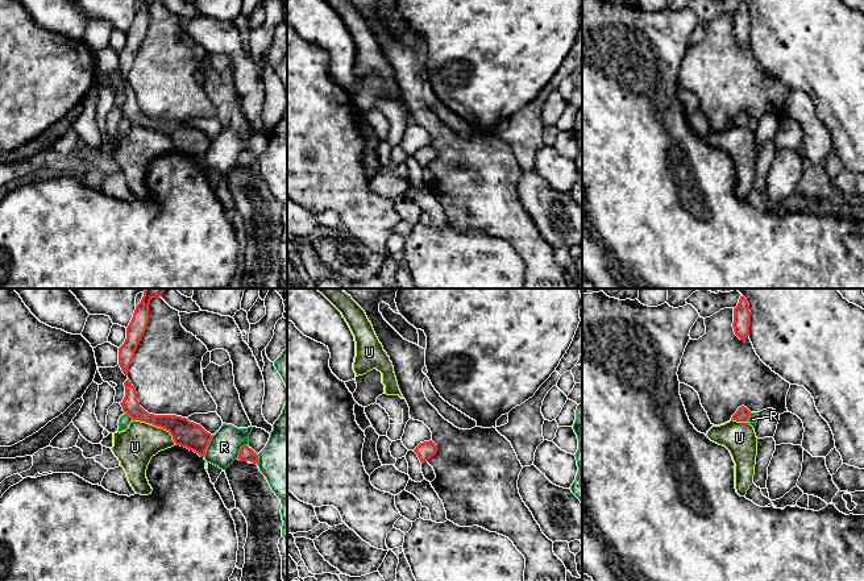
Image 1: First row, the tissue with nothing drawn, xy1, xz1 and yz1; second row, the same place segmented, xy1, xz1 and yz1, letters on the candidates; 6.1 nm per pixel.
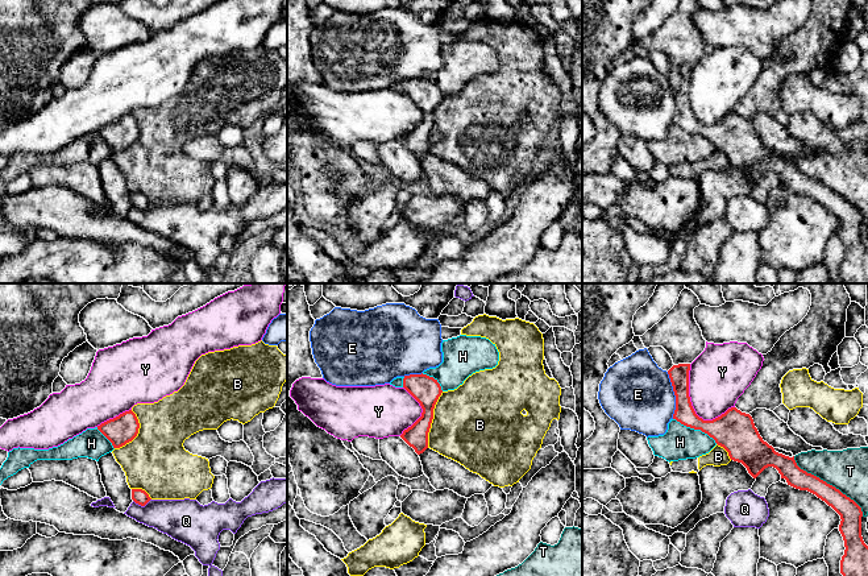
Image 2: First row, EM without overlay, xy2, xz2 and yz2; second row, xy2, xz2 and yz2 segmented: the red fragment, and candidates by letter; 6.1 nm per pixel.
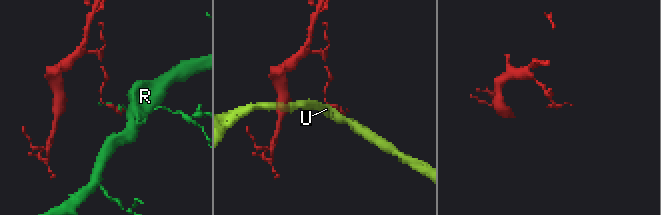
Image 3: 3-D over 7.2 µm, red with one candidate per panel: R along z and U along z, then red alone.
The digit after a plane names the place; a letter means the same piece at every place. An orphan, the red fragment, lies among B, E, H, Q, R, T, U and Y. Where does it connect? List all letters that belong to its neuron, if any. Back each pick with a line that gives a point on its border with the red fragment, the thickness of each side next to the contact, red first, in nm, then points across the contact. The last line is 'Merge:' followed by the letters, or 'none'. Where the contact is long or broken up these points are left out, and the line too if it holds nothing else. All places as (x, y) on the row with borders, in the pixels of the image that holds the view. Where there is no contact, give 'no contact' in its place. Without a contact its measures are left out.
Merge: none

